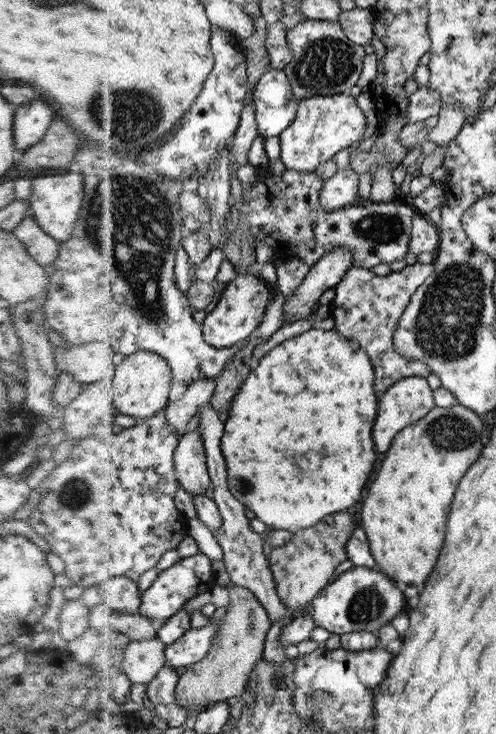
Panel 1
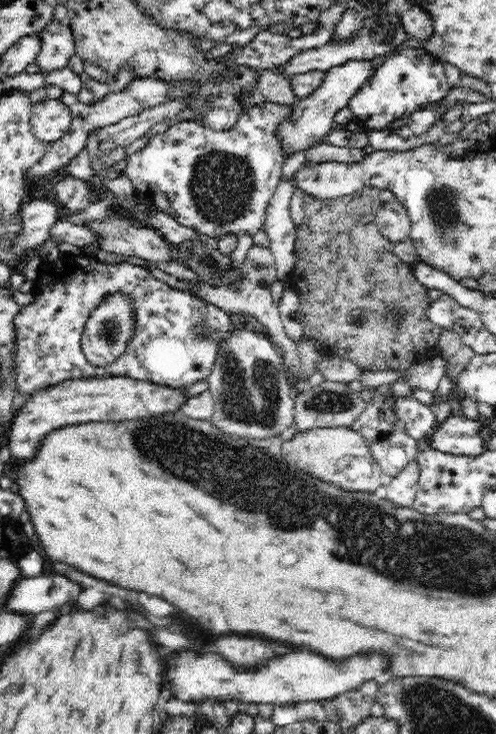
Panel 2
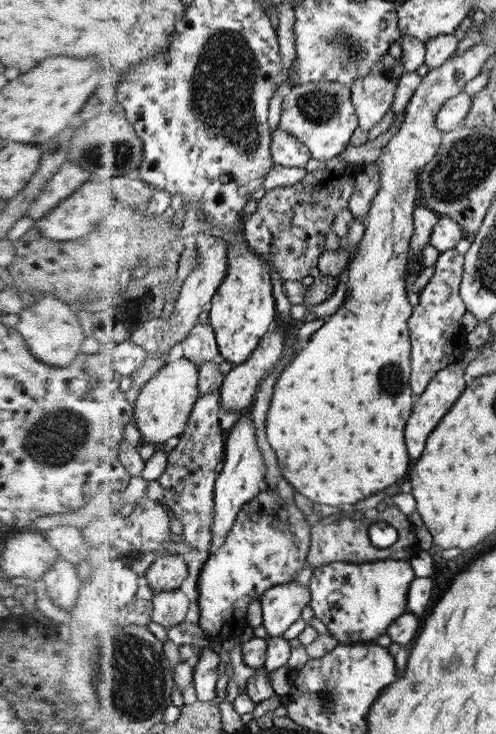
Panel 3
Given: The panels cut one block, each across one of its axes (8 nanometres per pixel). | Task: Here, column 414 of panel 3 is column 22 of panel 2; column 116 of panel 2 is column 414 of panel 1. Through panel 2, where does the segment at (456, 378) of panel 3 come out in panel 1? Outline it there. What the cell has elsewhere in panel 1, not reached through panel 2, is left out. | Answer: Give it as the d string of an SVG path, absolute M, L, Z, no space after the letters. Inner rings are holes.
M412 376L394 383L382 396L382 412L378 412L378 424L374 424L374 444L378 444L378 452L386 452L396 432L416 423L435 406L434 392L424 377Z

